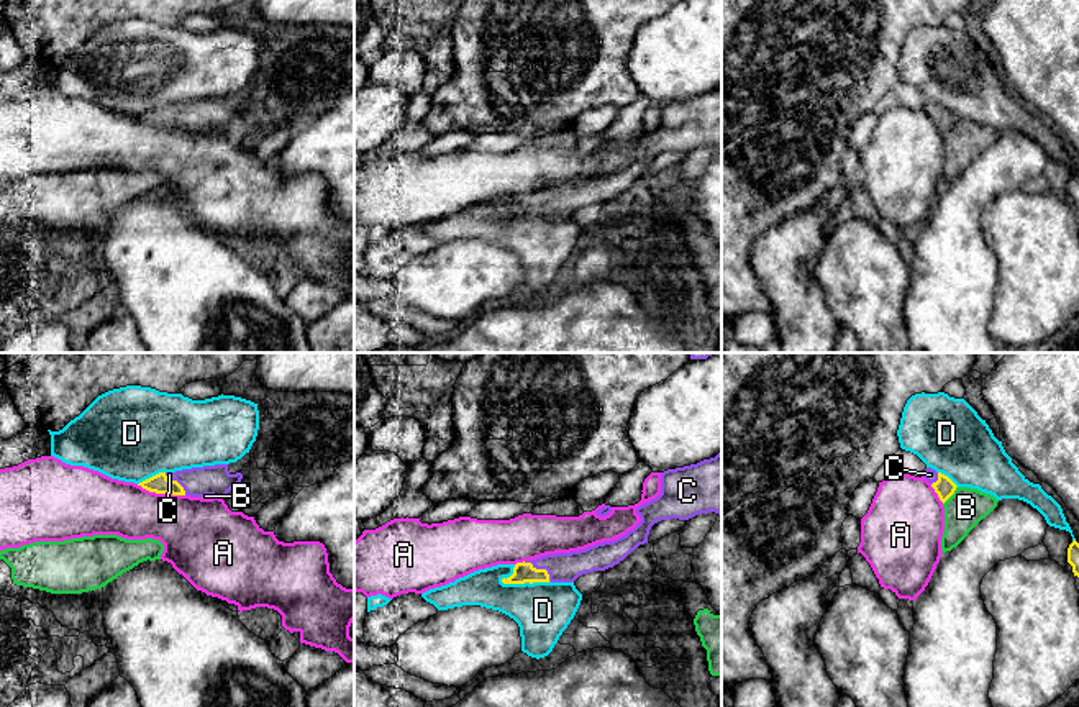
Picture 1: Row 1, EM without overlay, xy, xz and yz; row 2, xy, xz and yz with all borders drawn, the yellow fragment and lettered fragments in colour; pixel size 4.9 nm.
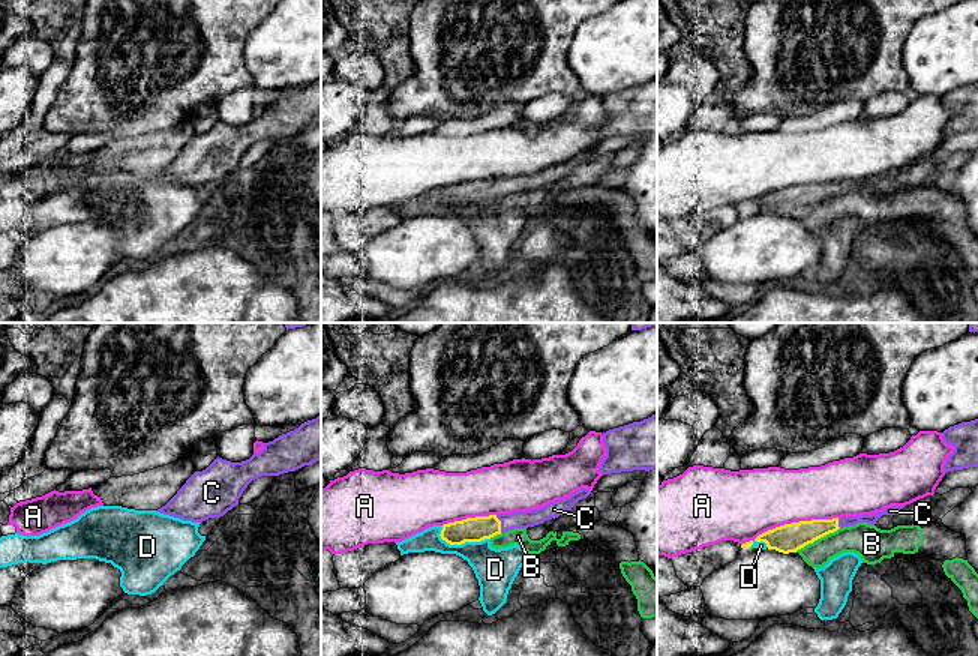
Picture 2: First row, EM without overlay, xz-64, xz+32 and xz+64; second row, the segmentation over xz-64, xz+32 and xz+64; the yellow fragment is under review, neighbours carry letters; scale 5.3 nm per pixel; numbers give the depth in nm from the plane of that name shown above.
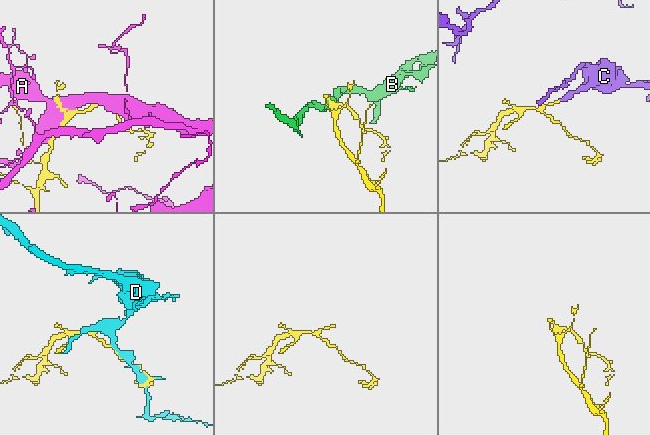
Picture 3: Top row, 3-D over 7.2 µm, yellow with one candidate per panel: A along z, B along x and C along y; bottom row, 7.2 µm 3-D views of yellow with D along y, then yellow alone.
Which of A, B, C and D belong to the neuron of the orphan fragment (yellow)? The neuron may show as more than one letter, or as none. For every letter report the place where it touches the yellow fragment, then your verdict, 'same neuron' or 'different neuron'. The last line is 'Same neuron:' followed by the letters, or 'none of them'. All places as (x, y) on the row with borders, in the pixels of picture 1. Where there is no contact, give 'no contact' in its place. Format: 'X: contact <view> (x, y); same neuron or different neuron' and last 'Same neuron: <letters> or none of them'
A: contact xy (161, 492); different neuron
B: contact yz (951, 494); different neuron
C: contact xz (540, 570); same neuron
D: contact xz (525, 581); different neuron
Same neuron: C

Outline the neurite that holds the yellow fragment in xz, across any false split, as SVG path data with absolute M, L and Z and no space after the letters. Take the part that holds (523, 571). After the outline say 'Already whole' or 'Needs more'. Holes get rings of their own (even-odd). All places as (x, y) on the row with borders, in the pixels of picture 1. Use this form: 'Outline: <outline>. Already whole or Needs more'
Outline: M722 451L697 464L661 472L661 494L636 509L641 522L626 535L585 550L517 563L513 574L502 582L574 582L582 574L613 568L640 545L648 543L654 523L671 518L689 520L708 512L722 512Z. Needs more

